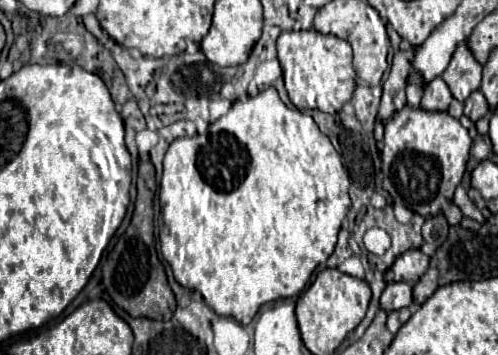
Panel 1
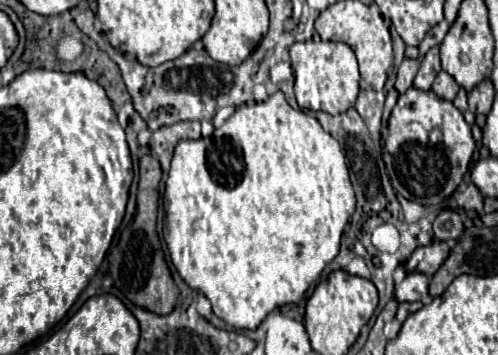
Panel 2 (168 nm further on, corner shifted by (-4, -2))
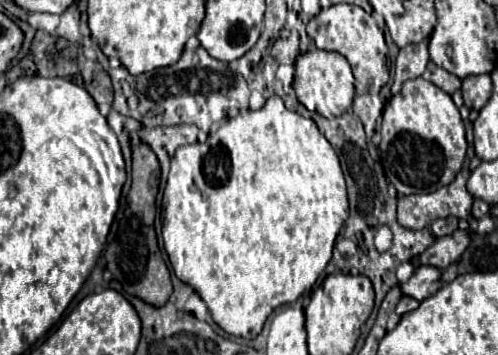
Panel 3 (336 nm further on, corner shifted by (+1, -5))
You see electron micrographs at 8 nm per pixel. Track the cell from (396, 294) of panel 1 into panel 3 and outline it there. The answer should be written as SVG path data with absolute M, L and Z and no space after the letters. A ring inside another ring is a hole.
M419 266L413 274L413 278L405 284L401 284L403 294L415 298L415 300L425 300L433 296L441 288L441 270L435 270L435 266Z

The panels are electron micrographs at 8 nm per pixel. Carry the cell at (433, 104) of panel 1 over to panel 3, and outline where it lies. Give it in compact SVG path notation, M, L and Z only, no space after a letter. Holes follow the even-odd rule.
M433 62L427 64L427 70L423 72L423 78L429 80L429 82L433 82L433 84L439 86L441 90L445 90L447 94L453 94L455 90L461 88L461 80L459 80L455 74L447 72L447 70L439 68L439 66L435 66Z

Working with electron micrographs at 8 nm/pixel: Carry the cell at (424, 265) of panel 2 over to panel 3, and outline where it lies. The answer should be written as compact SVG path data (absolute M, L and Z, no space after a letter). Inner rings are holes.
M455 230L449 236L437 238L433 242L433 246L429 246L419 256L419 262L429 264L429 266L437 266L443 270L463 254L463 250L469 246L469 242L471 242L471 234L467 230Z

